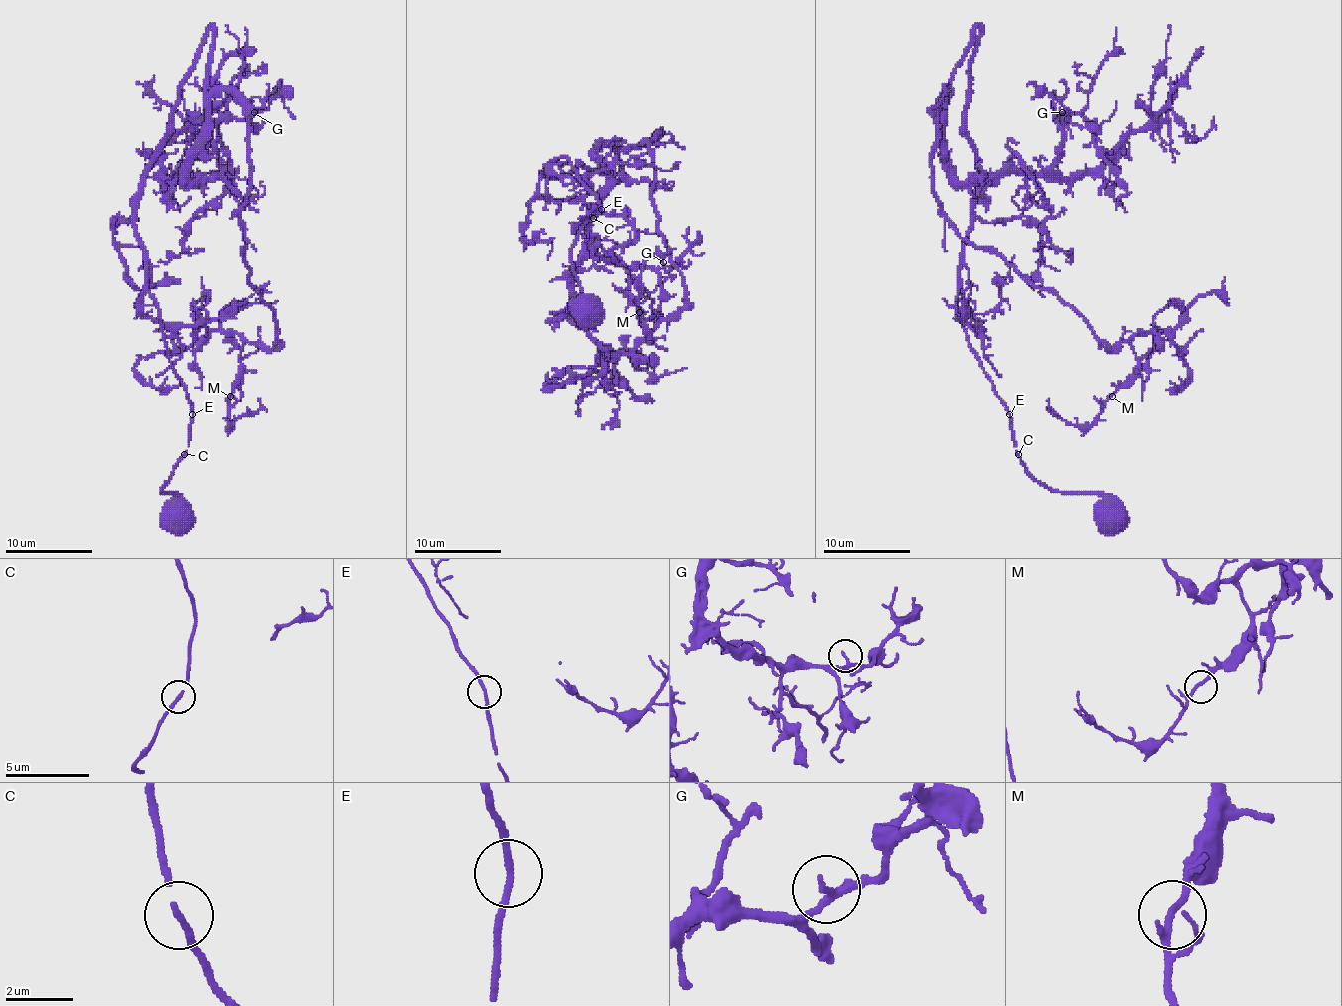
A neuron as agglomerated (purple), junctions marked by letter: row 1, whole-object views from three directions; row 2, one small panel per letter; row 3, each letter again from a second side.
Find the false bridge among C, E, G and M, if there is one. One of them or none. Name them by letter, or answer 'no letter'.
no letter

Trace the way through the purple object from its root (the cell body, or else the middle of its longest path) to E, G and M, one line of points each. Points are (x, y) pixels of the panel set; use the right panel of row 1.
E: (1103, 513), (1096, 509), (1103, 498), (1101, 496), (1053, 492), (1027, 470), (1016, 450), (1010, 414)
G: (1103, 513), (1027, 470), (958, 307), (975, 30), (945, 125), (960, 181), (1042, 173), (1062, 112)
M: (1103, 513), (1027, 470), (960, 318), (977, 27), (936, 105), (932, 192), (962, 238), (1131, 346), (1112, 396)

